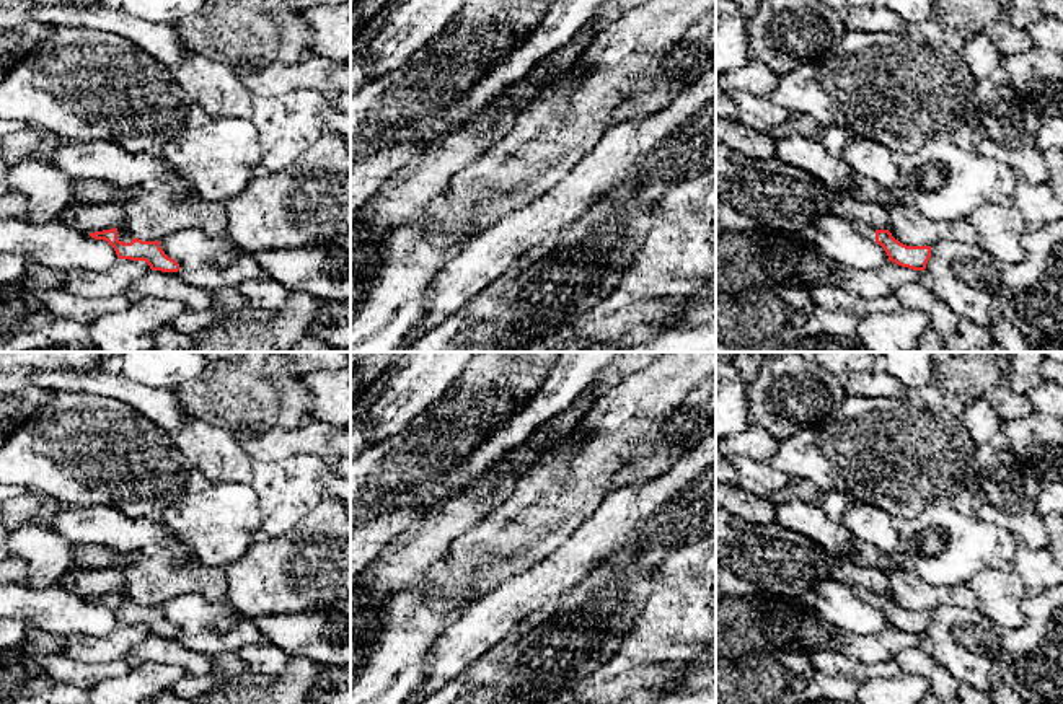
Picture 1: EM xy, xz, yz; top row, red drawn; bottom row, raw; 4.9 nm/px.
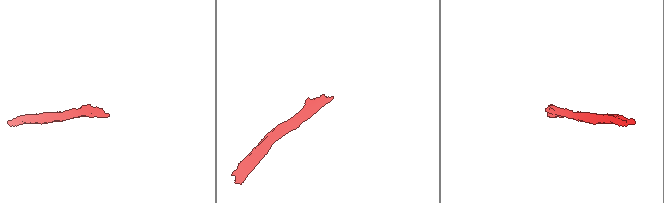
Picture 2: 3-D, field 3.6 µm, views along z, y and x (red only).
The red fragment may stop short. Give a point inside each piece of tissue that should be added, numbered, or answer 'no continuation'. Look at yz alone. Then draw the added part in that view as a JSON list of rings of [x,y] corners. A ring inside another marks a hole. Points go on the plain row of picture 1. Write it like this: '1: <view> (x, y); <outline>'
1: yz (864, 595); [[[853,588],[853,590],[854,590],[854,593],[856,593],[862,601],[876,606],[876,593],[867,592],[867,590],[864,590],[864,588]]]

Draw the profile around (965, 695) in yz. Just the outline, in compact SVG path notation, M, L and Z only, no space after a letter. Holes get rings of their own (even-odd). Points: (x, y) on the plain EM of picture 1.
M960 683L955 694L944 701L944 704L993 704L988 693L978 691L970 684Z

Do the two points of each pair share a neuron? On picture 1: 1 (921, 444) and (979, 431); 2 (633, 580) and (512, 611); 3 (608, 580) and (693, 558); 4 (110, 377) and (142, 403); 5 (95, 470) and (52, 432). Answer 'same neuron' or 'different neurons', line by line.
1: different neurons
2: different neurons
3: different neurons
4: same neuron
5: same neuron

